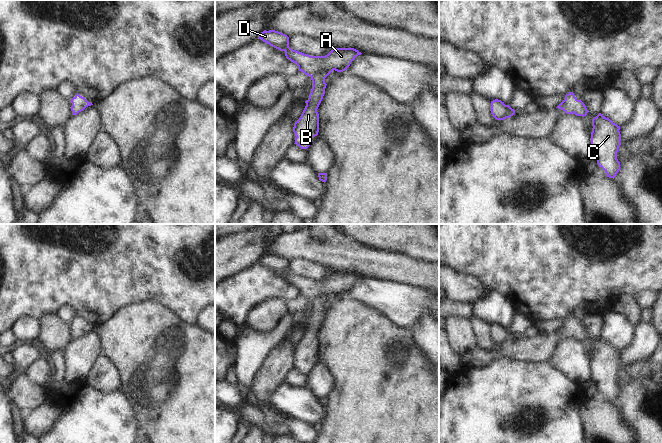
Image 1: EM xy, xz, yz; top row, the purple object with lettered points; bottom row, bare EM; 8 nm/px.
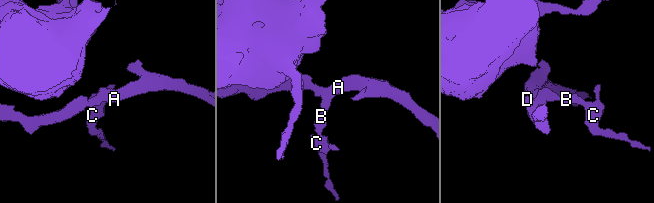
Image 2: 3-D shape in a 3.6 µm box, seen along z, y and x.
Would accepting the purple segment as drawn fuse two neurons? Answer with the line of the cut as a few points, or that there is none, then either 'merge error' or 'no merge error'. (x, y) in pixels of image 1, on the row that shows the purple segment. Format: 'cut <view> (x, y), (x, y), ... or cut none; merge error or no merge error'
cut none; no merge error

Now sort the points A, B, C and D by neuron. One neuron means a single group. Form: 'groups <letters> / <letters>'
groups A B C D

